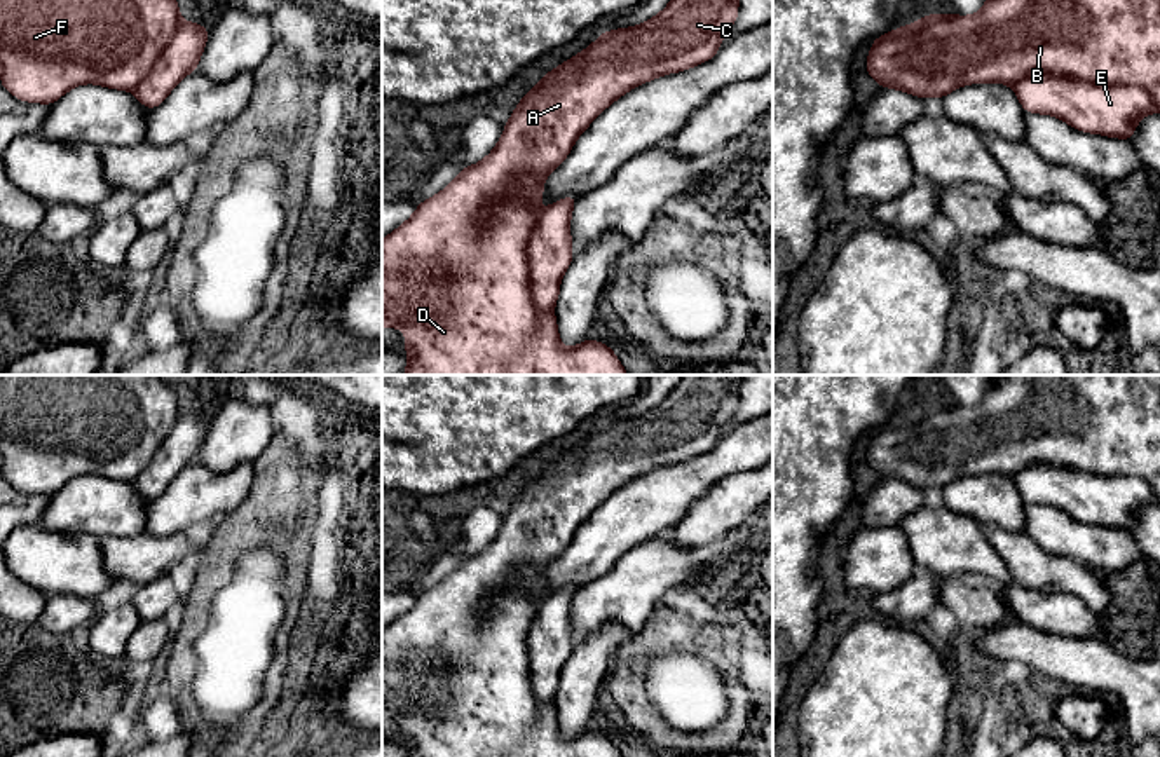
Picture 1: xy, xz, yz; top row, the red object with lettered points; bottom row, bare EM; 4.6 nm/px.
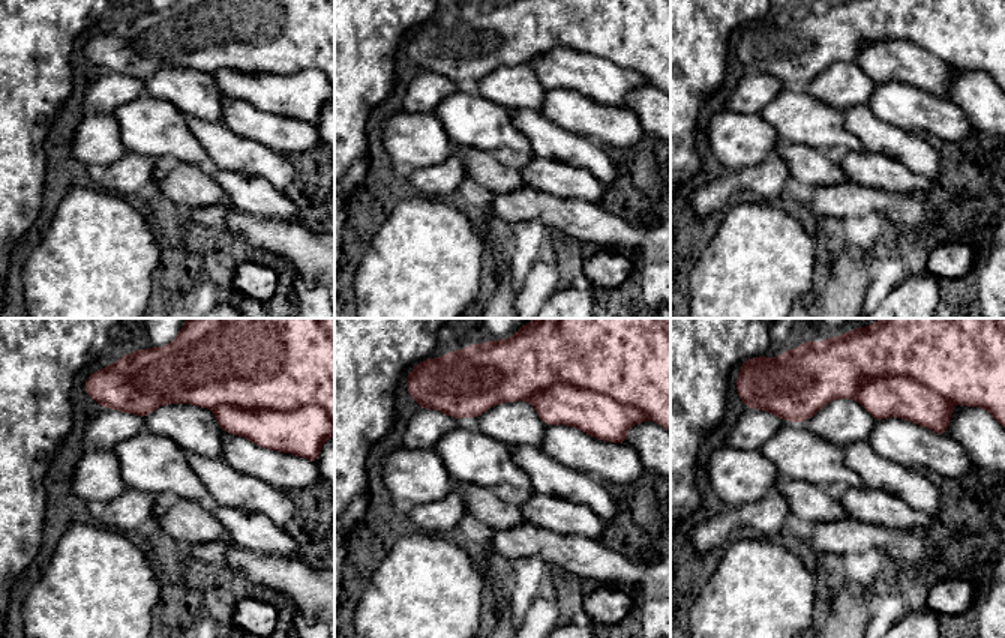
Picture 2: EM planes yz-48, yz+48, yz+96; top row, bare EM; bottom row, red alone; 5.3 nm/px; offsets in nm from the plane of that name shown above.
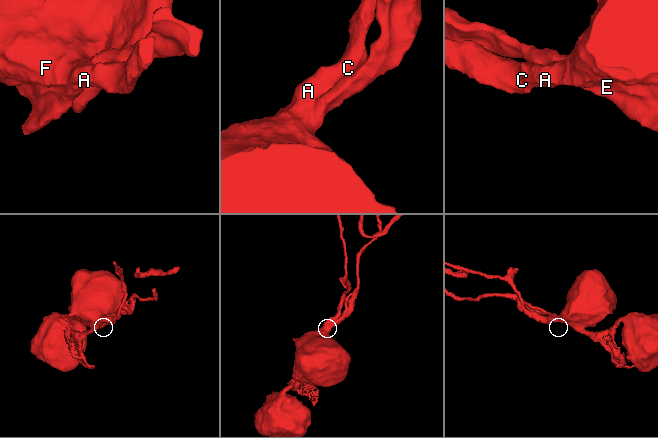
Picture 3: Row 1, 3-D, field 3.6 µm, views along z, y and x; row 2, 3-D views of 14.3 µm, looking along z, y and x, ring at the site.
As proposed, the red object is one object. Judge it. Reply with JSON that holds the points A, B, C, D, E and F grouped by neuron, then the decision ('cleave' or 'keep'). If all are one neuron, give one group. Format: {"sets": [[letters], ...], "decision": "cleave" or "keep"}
{"sets": [["A", "B", "C", "D", "F"], ["E"]], "decision": "cleave"}

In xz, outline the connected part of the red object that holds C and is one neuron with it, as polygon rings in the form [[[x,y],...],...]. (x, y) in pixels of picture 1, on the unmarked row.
[[[682,375],[670,394],[633,419],[604,422],[574,448],[544,466],[520,490],[494,541],[474,556],[462,556],[440,584],[417,595],[415,604],[382,630],[382,719],[403,719],[406,757],[623,757],[614,741],[586,729],[576,738],[560,734],[555,703],[541,703],[532,689],[527,633],[536,619],[544,569],[570,544],[576,530],[618,488],[658,467],[710,452],[722,426],[738,410],[743,375]]]

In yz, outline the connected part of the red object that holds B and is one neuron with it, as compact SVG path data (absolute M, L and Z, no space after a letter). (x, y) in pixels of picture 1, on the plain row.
M996 375L977 405L928 405L877 427L872 431L865 460L884 480L923 490L945 488L968 474L996 473L1013 478L1034 464L1104 478L1134 476L1148 483L1160 504L1160 375Z

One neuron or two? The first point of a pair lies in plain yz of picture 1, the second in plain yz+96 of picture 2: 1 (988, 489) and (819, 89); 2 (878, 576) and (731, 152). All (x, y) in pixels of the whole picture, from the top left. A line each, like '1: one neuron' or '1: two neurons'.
1: one neuron
2: one neuron

